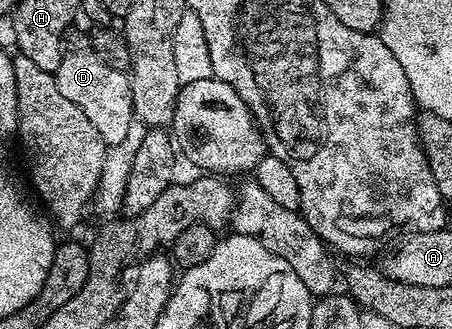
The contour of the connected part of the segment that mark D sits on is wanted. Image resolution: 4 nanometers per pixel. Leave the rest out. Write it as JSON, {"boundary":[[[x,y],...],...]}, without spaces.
{"boundary":[[[86,34],[73,35],[66,44],[61,65],[53,72],[57,89],[61,89],[62,95],[73,101],[73,105],[77,105],[85,117],[89,117],[104,145],[112,147],[125,139],[125,133],[136,122],[130,74],[105,65],[105,61],[101,61],[99,54],[91,48],[90,38]]]}

